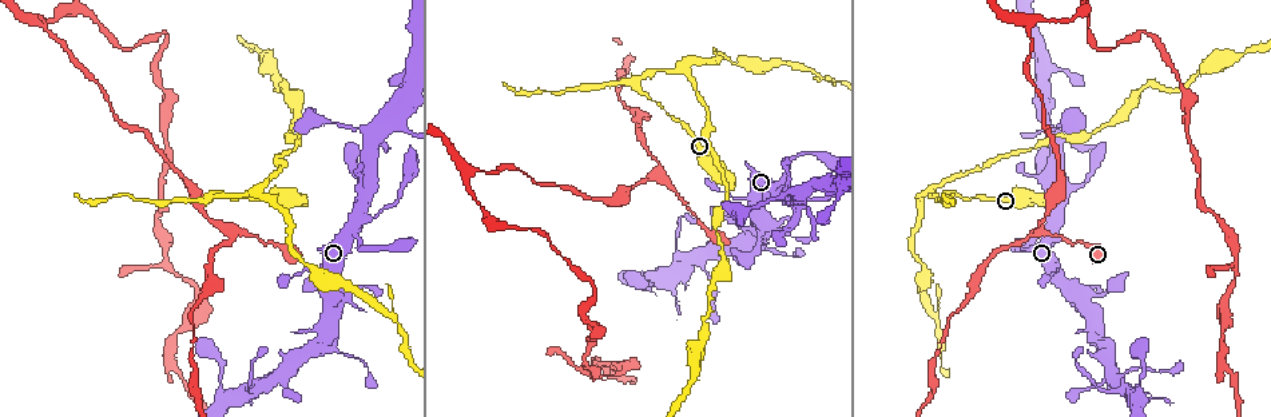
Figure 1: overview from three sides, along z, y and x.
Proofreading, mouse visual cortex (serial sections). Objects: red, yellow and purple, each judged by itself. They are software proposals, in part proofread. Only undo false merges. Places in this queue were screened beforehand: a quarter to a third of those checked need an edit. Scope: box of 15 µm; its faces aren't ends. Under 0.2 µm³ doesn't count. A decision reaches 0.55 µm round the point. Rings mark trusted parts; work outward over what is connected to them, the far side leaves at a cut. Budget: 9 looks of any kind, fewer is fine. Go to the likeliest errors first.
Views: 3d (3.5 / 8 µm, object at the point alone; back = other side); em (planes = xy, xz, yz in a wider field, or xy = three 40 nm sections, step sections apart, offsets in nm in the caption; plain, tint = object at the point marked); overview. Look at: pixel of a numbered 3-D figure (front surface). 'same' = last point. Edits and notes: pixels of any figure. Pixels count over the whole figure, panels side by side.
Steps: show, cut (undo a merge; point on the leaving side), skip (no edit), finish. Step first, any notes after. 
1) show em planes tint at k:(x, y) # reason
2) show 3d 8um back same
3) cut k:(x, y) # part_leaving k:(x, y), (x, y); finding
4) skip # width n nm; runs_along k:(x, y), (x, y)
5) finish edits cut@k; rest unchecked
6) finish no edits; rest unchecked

show 3d 8um at 1:(1042, 232) # arms part here

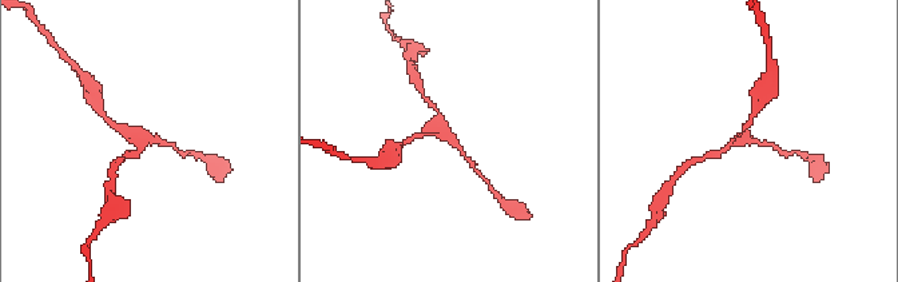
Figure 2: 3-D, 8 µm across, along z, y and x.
show em planes tint at 2:(445, 137)

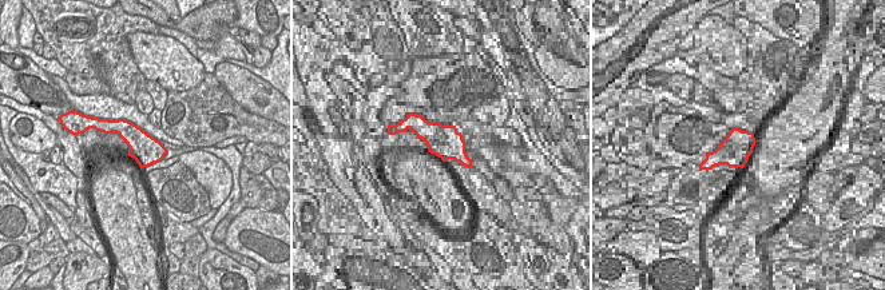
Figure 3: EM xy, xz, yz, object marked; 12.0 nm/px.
skip # runs_along 2:(472, 162), (446, 135), (410, 139); continuous, no second cell

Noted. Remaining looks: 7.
show 3d 3.5um at 1:(470, 170) # thick turns thin

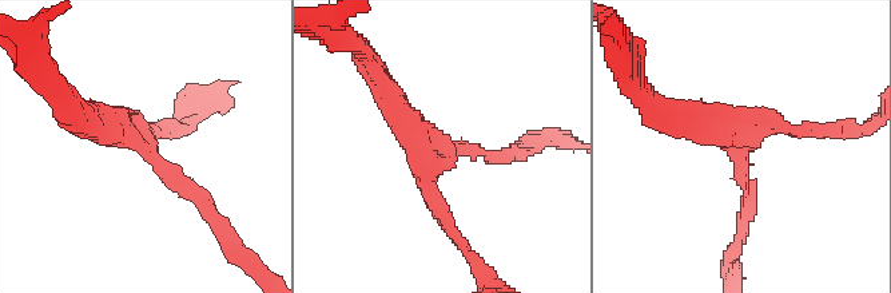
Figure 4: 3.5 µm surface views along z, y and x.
show em xy step 1 tint at 4:(746, 148) # arms 3; arm_widths 150, 200, 300 nm

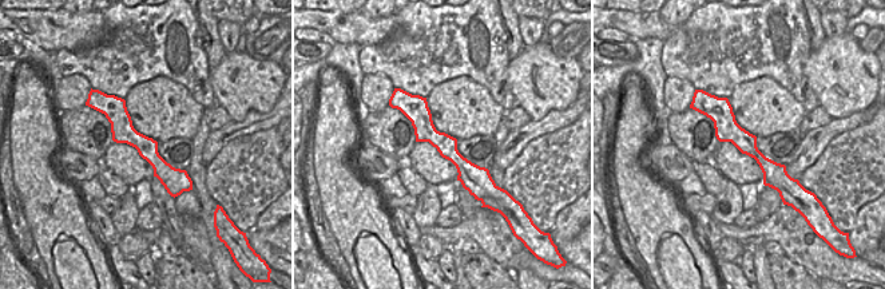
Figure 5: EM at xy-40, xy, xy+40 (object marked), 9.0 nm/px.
skip # runs_along 5:(408, 97), (476, 189); continuous, no second cell

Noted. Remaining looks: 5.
show 3d 3.5um at 1:(648, 98) # sharp bend

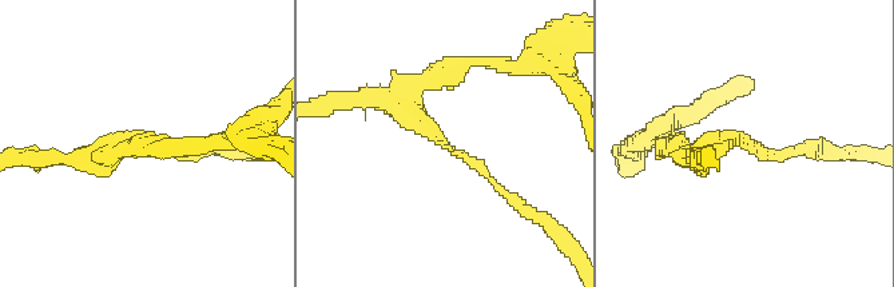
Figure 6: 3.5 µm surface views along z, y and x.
show em xy step 5 tint at 6:(741, 146) # arm_widths 100, 300 nm; need the tissue

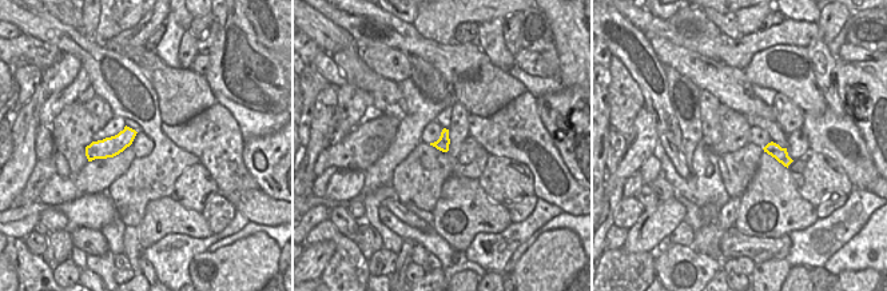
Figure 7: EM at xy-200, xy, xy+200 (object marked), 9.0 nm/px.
show em planes tint same

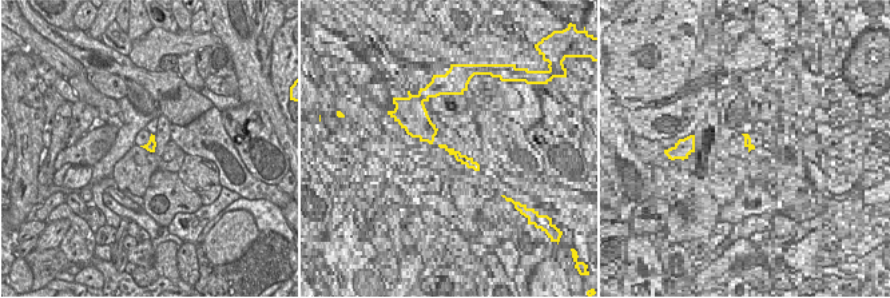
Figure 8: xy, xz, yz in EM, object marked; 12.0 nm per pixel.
skip # runs_along 6:(509, 198), (412, 112), (428, 79); all the same cell

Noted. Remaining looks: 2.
finish no edits; rest unchecked

